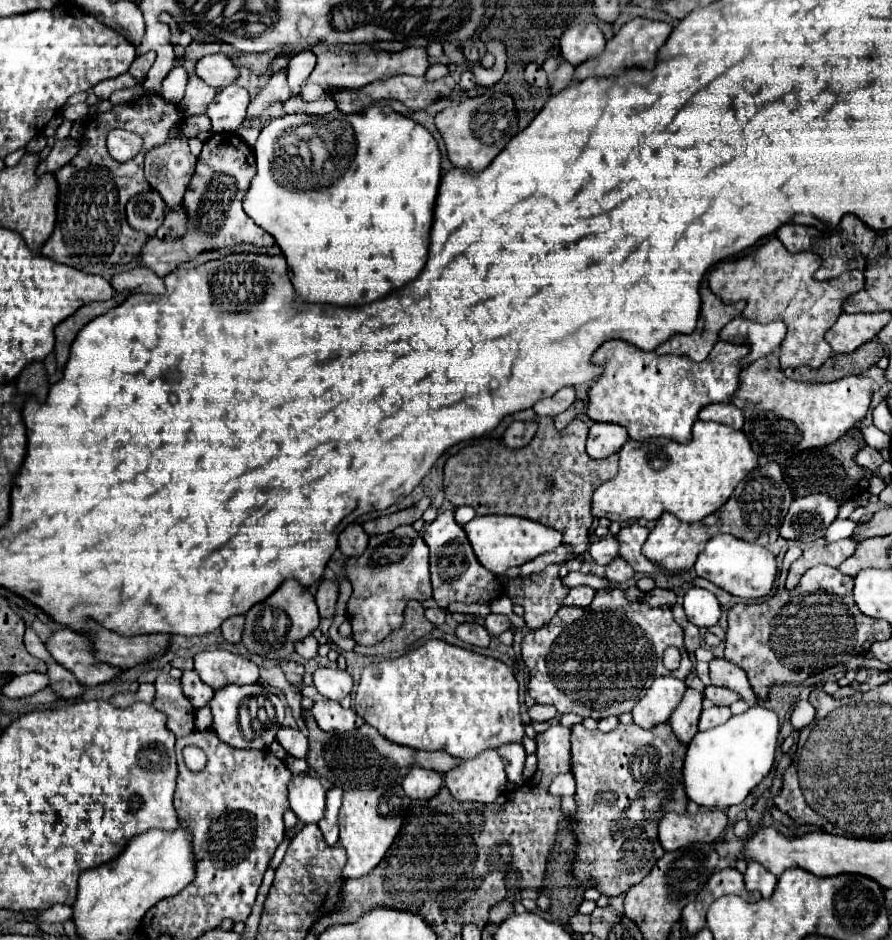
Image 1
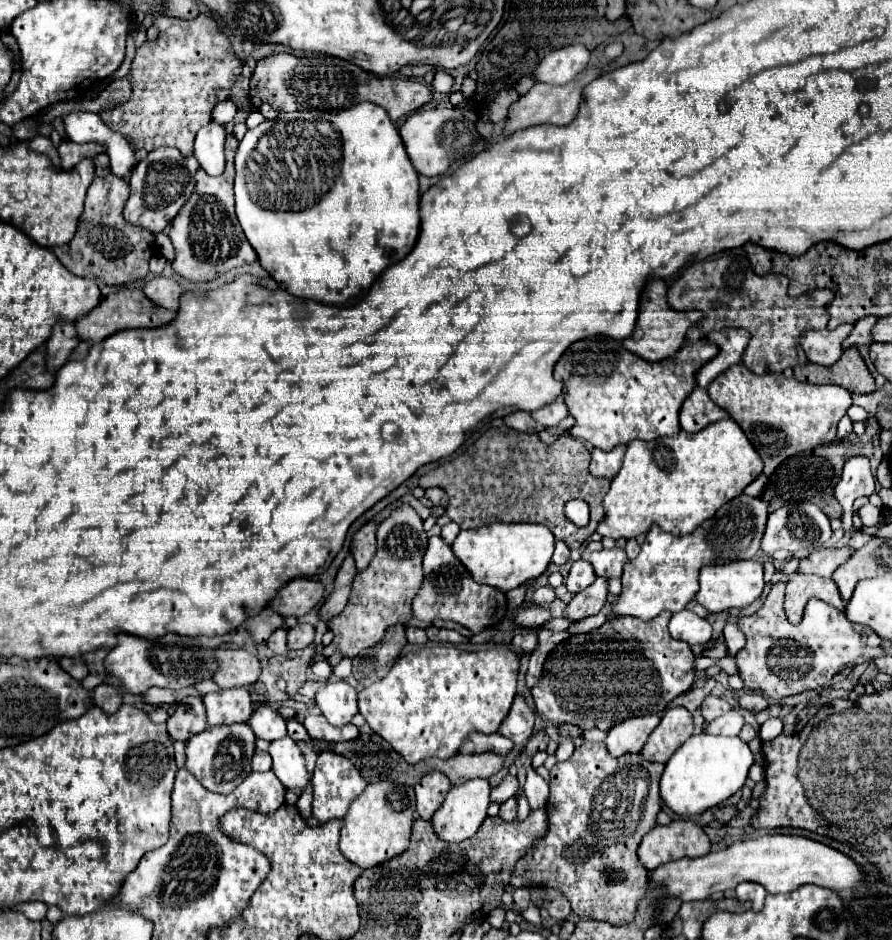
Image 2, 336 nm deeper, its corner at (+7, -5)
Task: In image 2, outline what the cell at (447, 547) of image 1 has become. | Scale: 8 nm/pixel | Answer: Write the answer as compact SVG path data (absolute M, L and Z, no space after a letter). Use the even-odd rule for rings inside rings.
M441 537L429 539L429 547L423 557L423 571L423 587L413 599L413 613L419 621L431 623L433 619L447 619L467 627L471 633L481 633L485 627L491 627L507 617L505 593L489 585L475 583L473 577L459 563L459 559L453 555L451 547Z

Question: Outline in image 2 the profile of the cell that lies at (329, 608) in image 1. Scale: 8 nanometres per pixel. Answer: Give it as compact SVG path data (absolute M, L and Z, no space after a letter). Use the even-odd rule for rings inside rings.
M297 623L293 629L287 629L287 647L289 649L305 649L307 645L313 643L315 637L315 629L313 625L305 625L305 623Z

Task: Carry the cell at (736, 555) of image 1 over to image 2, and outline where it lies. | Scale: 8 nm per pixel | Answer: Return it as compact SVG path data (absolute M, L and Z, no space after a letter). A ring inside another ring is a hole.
M733 561L727 565L709 565L699 573L701 589L697 593L697 603L703 605L709 613L721 613L727 609L741 609L751 605L763 593L763 563L759 561Z

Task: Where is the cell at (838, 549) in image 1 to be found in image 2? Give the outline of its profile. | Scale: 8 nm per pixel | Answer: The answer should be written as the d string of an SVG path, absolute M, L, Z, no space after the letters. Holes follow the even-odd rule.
M791 573L787 579L787 591L785 591L785 611L789 621L795 625L799 619L803 619L805 605L811 597L817 597L839 611L845 611L845 603L837 591L837 585L833 579L823 579L817 575L803 575L803 573Z

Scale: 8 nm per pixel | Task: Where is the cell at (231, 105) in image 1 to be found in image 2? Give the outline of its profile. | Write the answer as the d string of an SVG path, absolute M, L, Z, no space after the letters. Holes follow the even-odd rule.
M209 123L197 131L193 155L207 175L217 177L225 169L223 141L225 141L225 129L219 123Z

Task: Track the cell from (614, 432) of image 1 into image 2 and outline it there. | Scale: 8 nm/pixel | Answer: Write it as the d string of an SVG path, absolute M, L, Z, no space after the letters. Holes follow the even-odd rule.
M619 445L615 447L613 451L599 451L595 449L591 453L591 465L589 465L589 473L593 477L603 477L603 479L613 479L619 469L621 469L621 463L623 463L623 455L625 455L625 445Z

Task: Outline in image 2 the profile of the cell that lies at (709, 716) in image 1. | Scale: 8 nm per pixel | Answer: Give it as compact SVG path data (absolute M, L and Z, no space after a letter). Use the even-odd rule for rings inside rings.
M731 709L729 713L725 713L725 715L717 717L715 721L707 723L707 733L711 733L711 735L729 735L729 737L733 737L733 735L739 735L743 723L745 723L745 721L743 721L741 713L739 713L737 709Z

